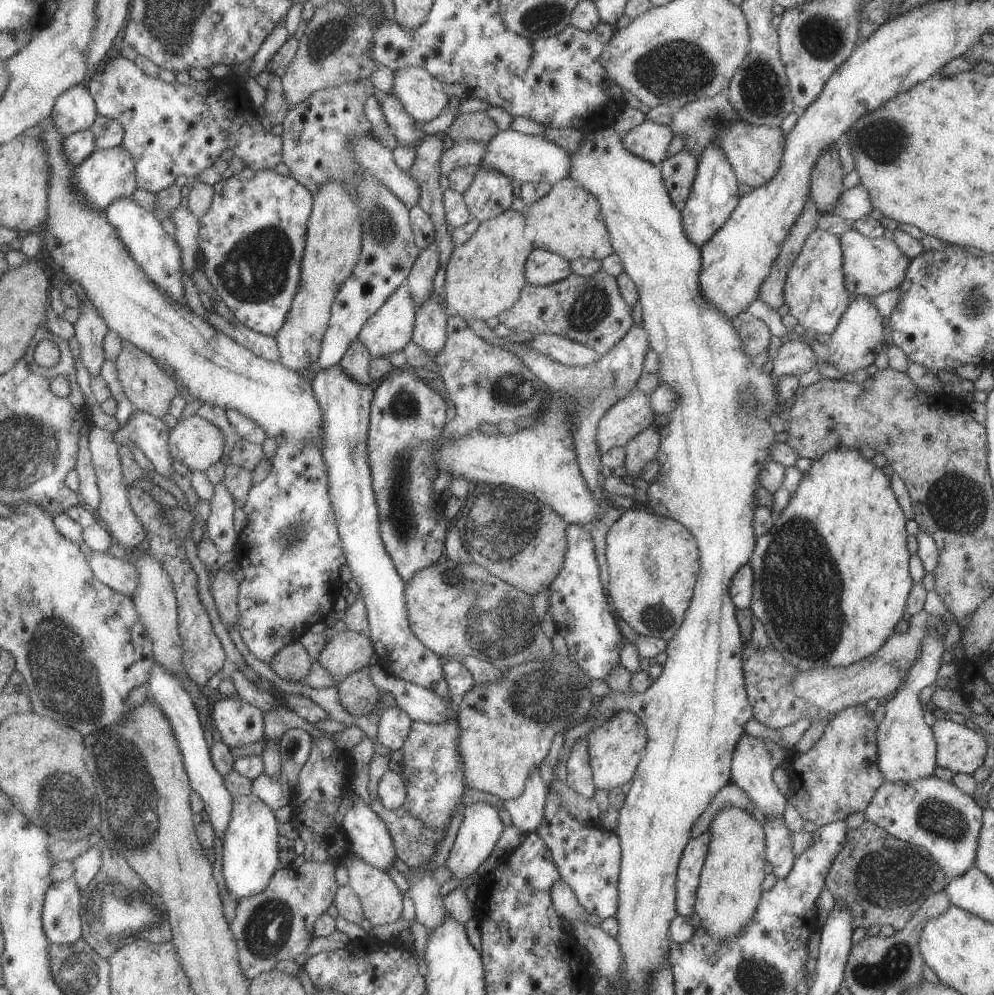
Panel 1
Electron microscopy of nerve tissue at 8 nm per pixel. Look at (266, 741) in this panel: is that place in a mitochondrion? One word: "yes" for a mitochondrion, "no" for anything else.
no

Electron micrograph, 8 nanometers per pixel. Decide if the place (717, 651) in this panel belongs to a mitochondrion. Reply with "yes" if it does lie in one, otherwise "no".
no

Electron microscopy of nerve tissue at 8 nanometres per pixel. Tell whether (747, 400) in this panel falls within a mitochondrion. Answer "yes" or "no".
yes

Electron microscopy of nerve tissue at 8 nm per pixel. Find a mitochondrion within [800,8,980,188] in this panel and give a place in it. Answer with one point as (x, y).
(872, 139)

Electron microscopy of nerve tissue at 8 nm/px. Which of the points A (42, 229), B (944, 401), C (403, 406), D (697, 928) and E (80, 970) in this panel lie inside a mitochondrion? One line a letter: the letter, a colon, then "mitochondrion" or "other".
A: other
B: other
C: mitochondrion
D: other
E: mitochondrion

